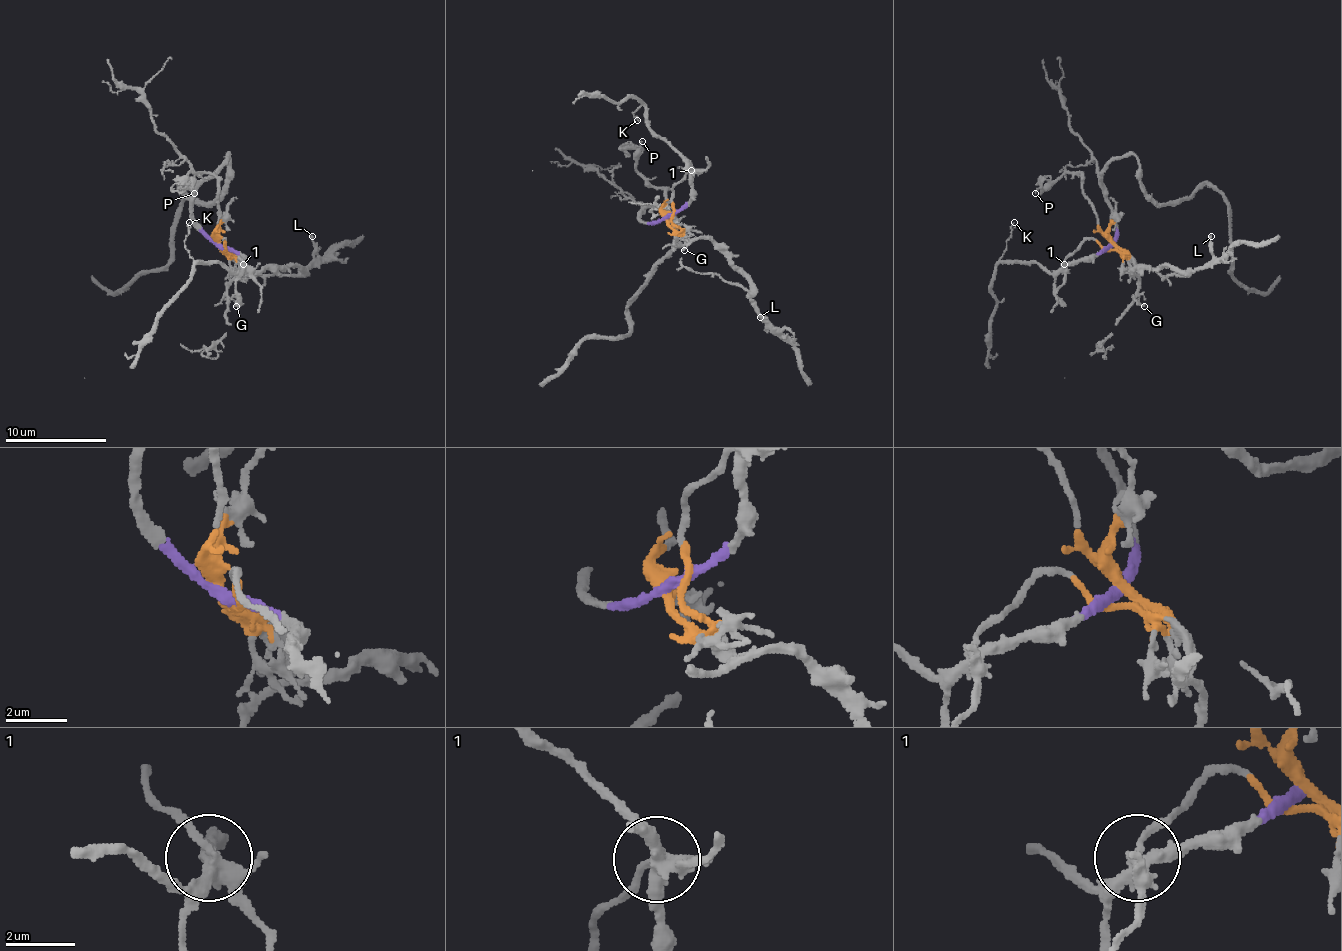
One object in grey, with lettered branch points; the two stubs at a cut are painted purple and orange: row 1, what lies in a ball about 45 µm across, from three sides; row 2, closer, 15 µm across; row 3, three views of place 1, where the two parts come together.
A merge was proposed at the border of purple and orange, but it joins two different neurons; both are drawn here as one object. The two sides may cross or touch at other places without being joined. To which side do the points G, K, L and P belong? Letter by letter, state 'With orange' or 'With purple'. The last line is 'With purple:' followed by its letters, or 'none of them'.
G: With orange
K: With purple
L: With orange
P: With orange
With purple: K

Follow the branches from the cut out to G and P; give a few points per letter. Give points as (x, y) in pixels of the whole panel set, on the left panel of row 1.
G: (220, 243), (230, 256), (230, 271), (225, 278), (228, 294), (238, 301), (235, 306)
P: (220, 243), (215, 228), (218, 180), (207, 172), (187, 175), (187, 182), (195, 193)

